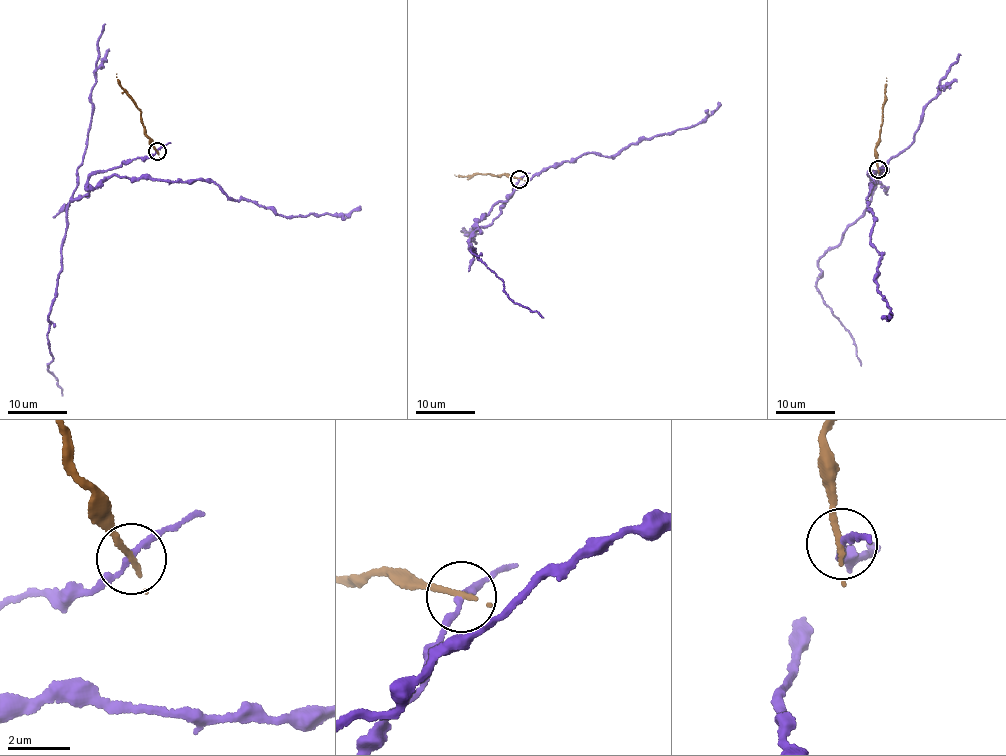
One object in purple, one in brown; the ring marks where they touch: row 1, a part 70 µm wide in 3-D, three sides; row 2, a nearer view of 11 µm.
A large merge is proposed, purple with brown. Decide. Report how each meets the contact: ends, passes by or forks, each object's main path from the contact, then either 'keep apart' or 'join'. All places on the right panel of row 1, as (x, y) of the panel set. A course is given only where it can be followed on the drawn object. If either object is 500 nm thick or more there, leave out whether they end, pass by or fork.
purple passes by; brown ends; course purple (878, 169), (888, 172), (883, 166), (872, 174), (870, 238), (882, 258), (877, 289), (891, 315); course brown (878, 169), (875, 150), (882, 122), (886, 78); keep apart

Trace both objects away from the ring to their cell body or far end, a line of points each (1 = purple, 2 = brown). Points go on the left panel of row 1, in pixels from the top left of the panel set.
1: (156, 152), (92, 174), (89, 188), (114, 175), (208, 178), (237, 200), (287, 217), (346, 214), (360, 205)
2: (156, 152), (141, 123), (140, 110), (120, 85), (117, 74)

